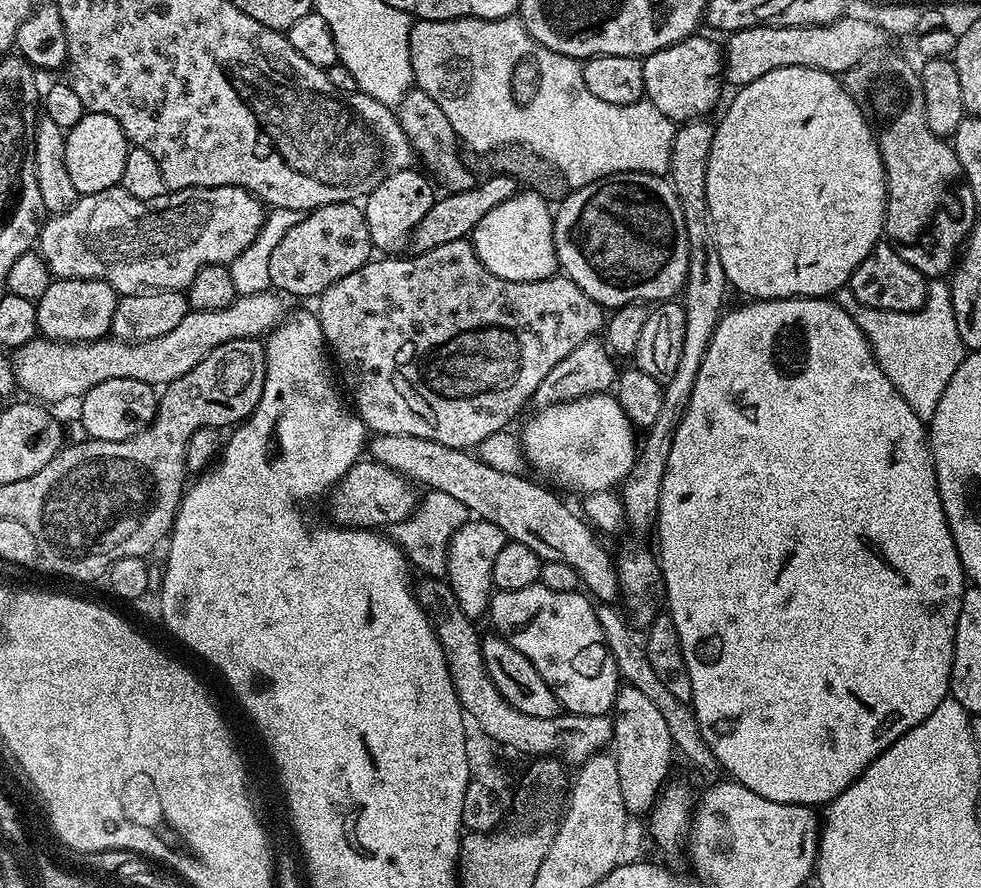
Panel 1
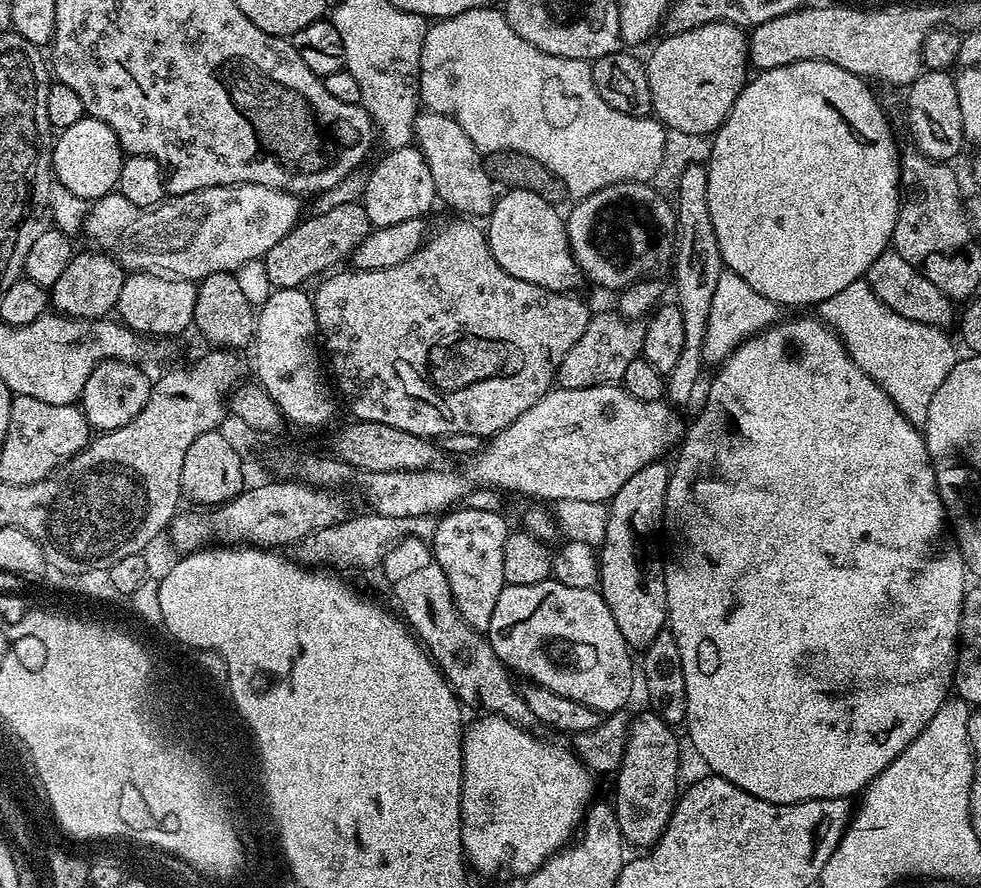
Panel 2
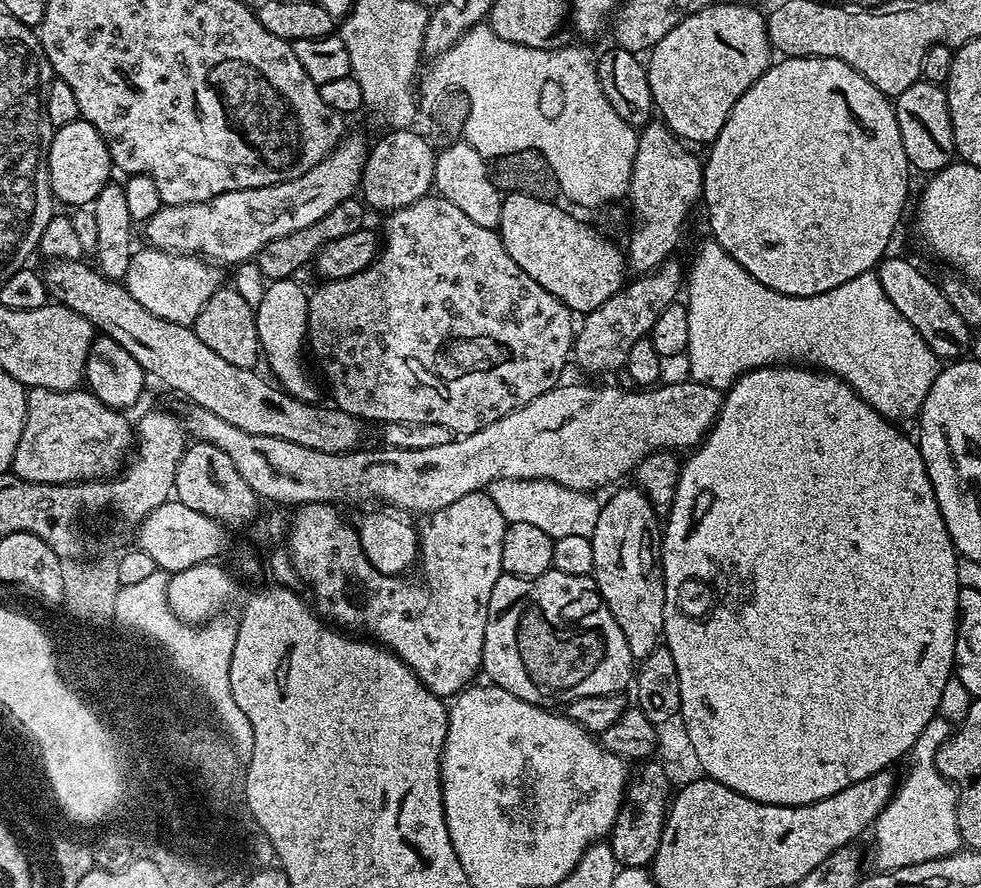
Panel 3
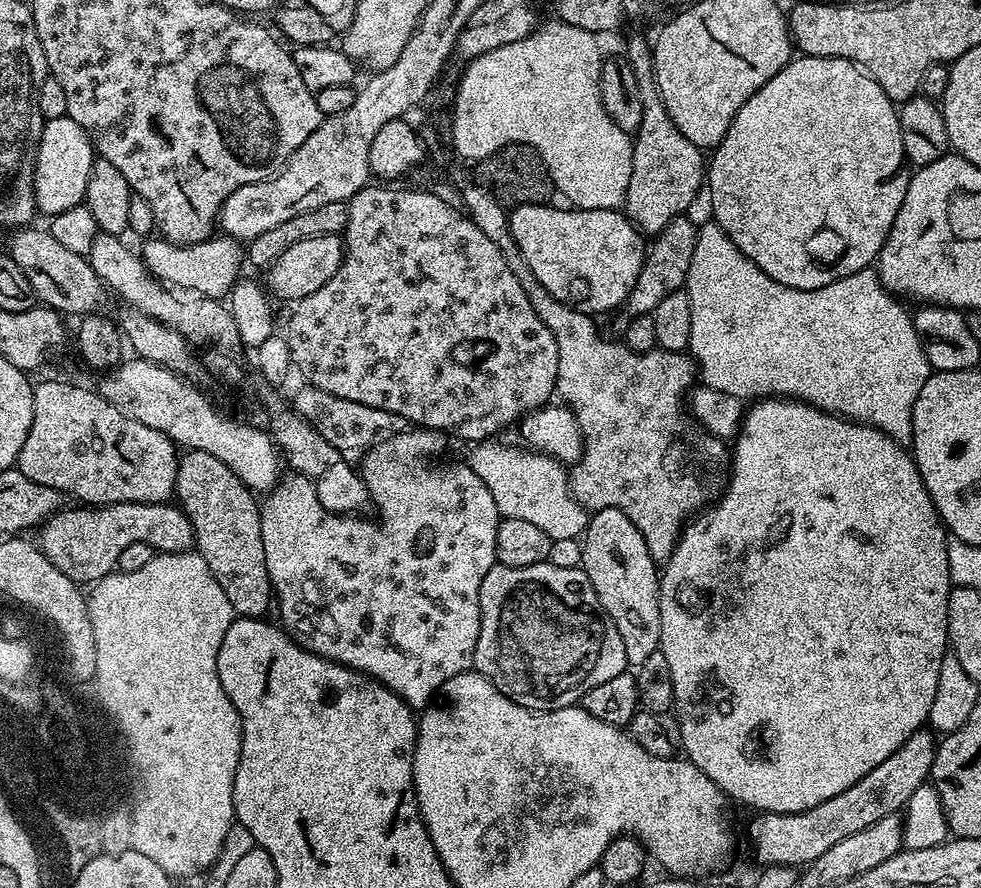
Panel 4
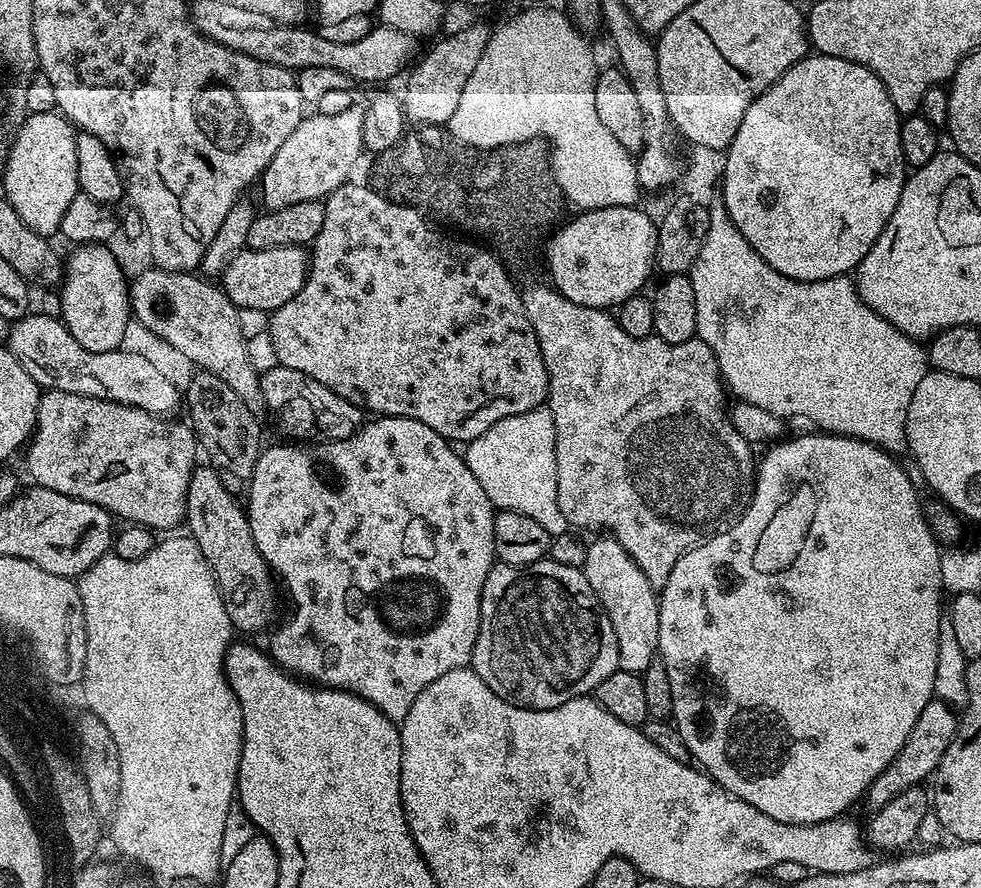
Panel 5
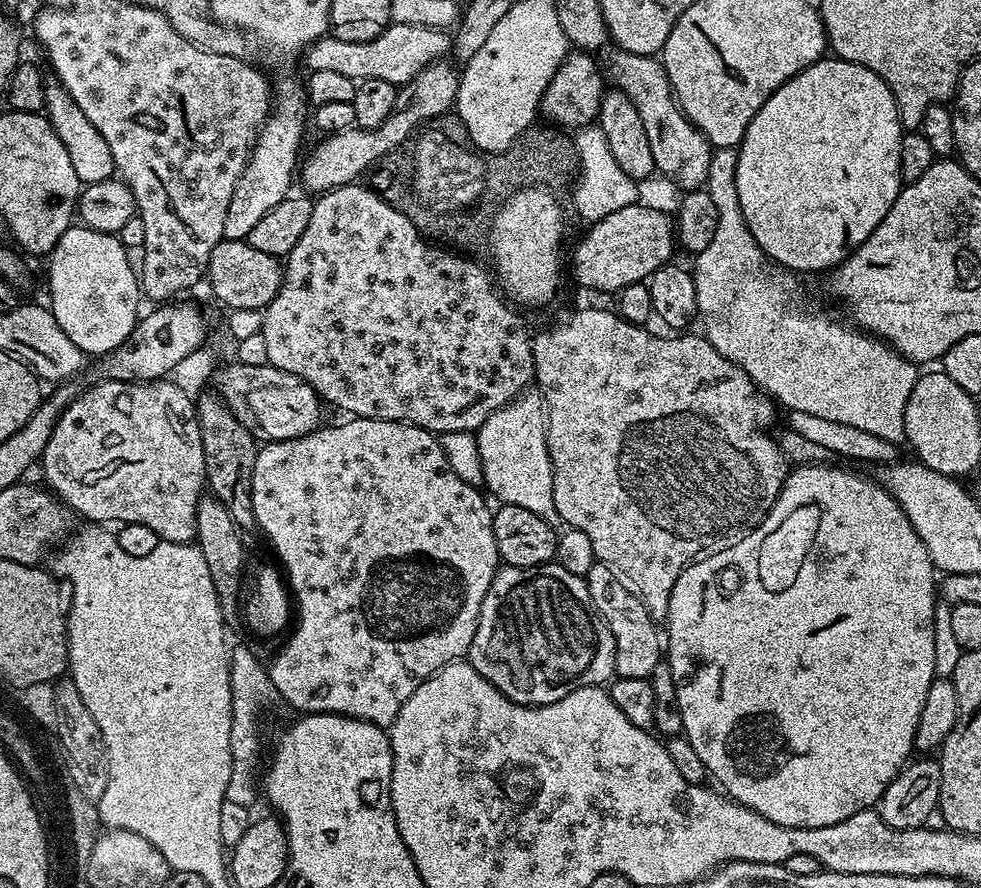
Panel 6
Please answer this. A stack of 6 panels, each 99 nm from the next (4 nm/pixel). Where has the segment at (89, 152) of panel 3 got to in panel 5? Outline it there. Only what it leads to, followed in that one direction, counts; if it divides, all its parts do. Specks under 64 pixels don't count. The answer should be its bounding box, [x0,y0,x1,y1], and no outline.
[3,111,78,237]

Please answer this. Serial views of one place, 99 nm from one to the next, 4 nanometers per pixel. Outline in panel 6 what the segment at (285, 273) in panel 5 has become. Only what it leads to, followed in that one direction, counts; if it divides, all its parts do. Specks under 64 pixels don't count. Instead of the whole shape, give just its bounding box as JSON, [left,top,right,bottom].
[206,240,284,310]

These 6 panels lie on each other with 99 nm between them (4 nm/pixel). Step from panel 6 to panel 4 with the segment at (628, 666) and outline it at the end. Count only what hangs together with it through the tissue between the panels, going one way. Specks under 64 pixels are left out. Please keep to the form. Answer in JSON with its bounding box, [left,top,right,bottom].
[582,508,662,666]

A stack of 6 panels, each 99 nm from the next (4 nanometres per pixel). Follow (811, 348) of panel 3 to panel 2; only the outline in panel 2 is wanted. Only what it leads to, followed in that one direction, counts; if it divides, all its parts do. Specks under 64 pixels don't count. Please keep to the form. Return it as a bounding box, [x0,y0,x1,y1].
[704,271,958,429]

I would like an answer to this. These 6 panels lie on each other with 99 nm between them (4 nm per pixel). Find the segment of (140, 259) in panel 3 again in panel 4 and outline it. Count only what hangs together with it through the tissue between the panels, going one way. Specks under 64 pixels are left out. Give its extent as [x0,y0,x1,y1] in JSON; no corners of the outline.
[142,234,246,297]

